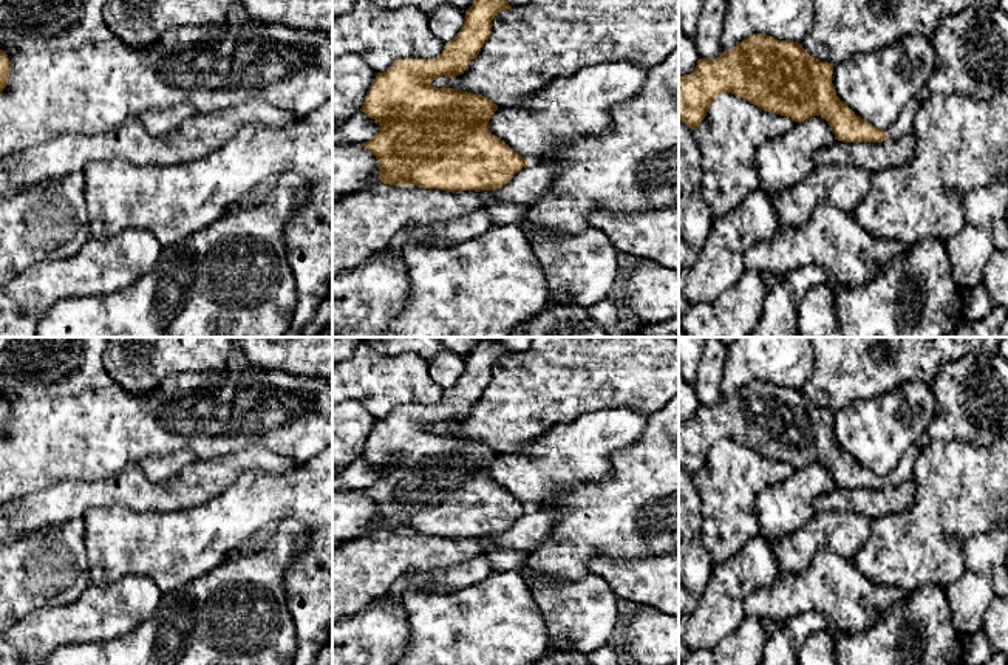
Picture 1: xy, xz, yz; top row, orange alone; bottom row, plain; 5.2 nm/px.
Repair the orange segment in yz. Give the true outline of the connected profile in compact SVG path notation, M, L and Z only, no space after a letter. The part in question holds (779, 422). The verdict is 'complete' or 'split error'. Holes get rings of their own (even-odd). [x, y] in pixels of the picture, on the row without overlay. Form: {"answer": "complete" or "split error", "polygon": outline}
{"answer": "split error", "polygon": "M753 380L716 405L699 405L691 421L679 422L679 467L696 476L707 462L711 448L722 439L731 439L764 458L792 464L795 469L821 462L832 473L835 486L843 489L883 489L912 478L915 461L921 452L915 444L903 453L886 476L878 476L839 447L832 421L833 411L815 405L801 390Z"}

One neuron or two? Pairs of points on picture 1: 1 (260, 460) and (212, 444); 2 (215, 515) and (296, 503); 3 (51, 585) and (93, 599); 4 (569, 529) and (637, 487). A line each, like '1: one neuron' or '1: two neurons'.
1: two neurons
2: one neuron
3: two neurons
4: one neuron

